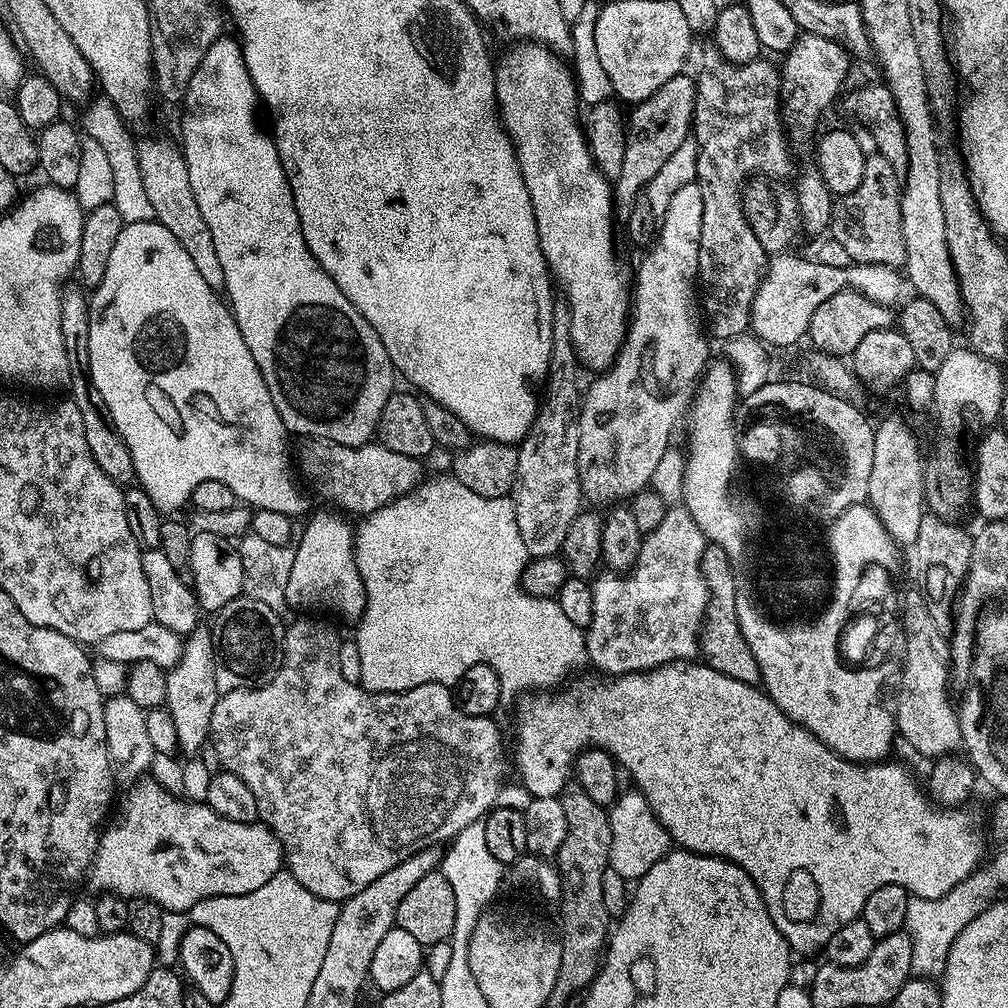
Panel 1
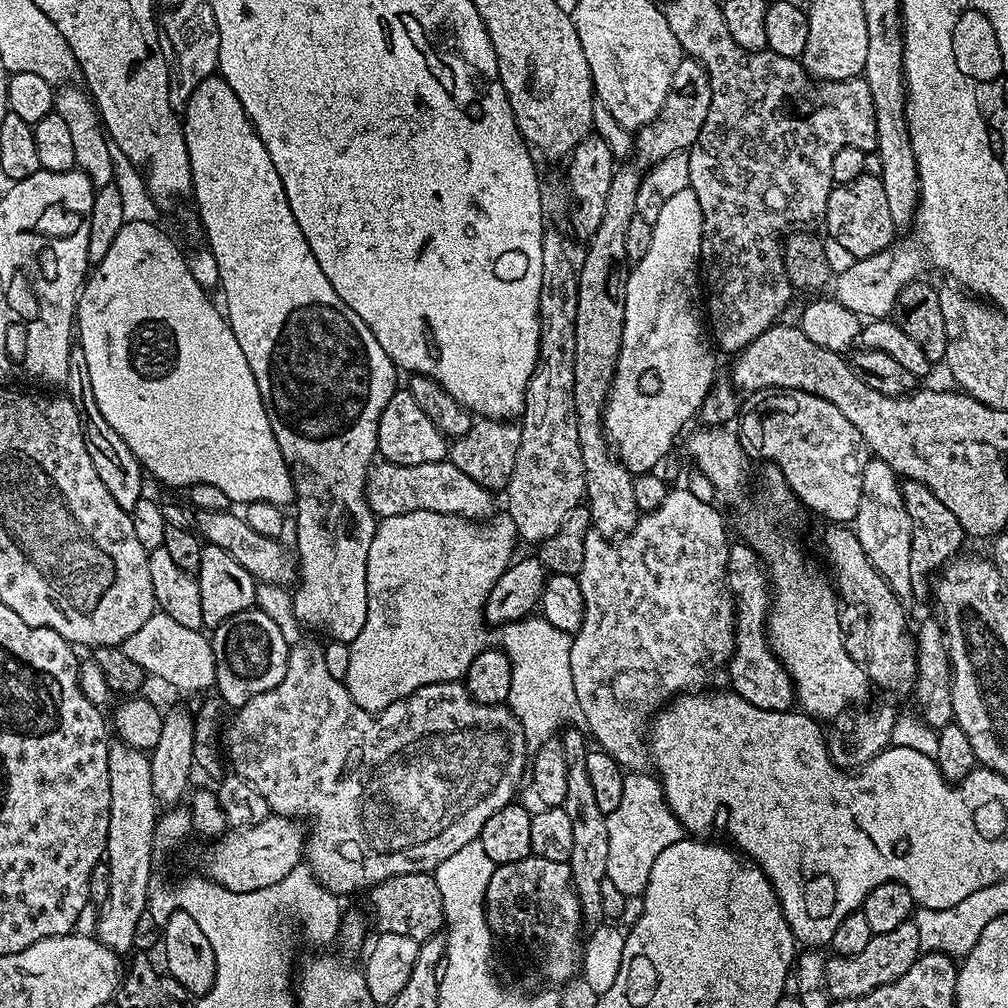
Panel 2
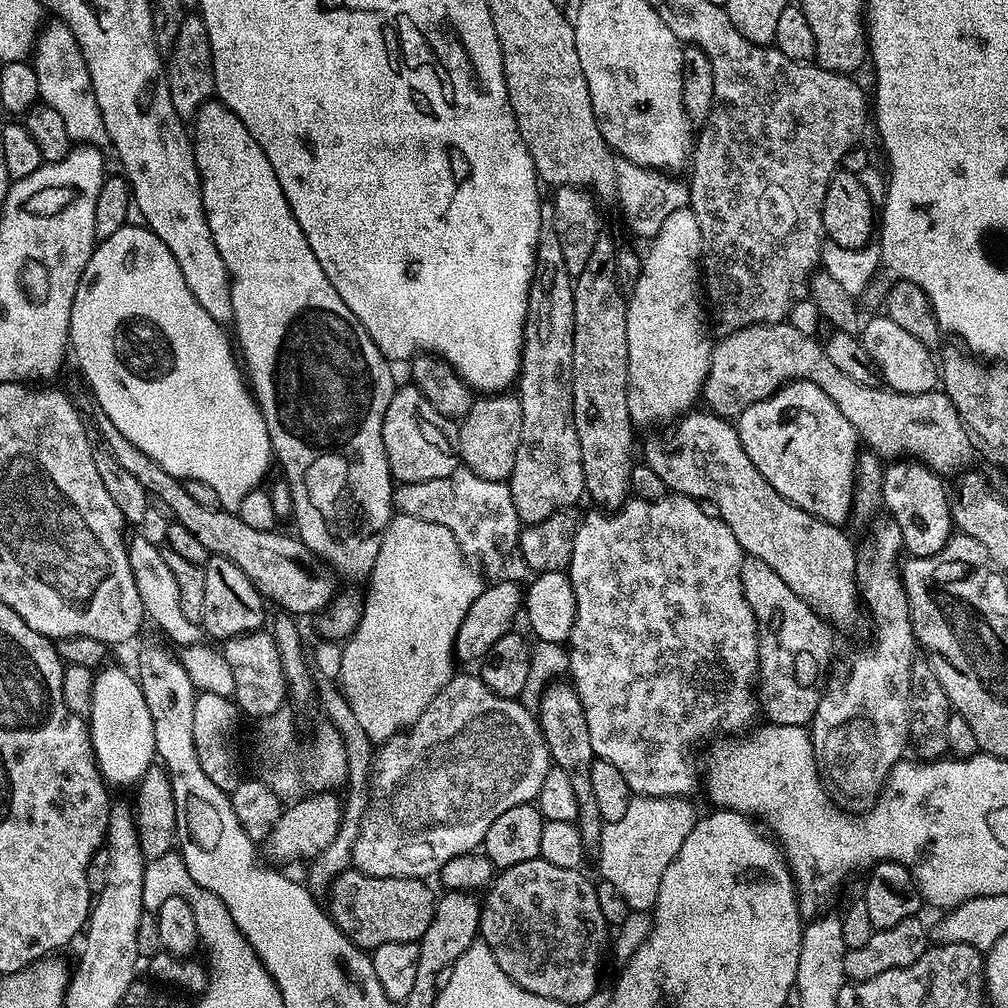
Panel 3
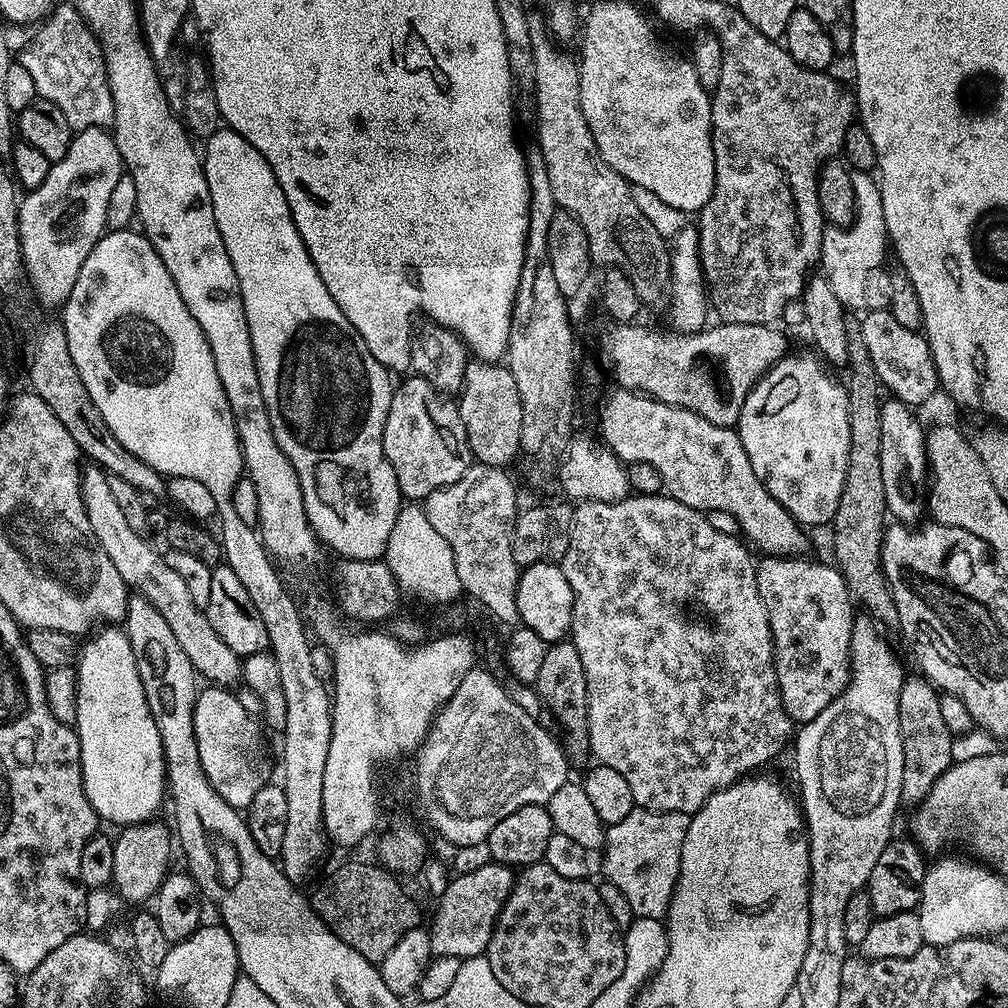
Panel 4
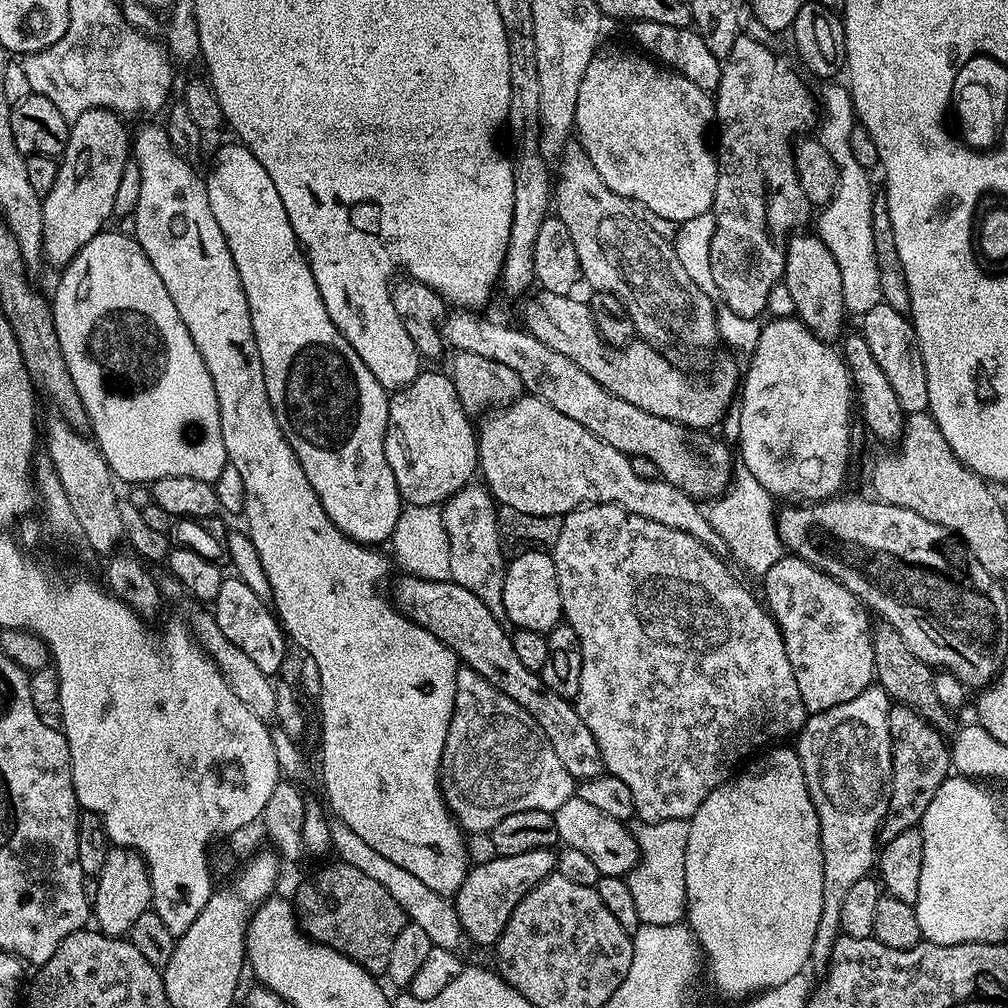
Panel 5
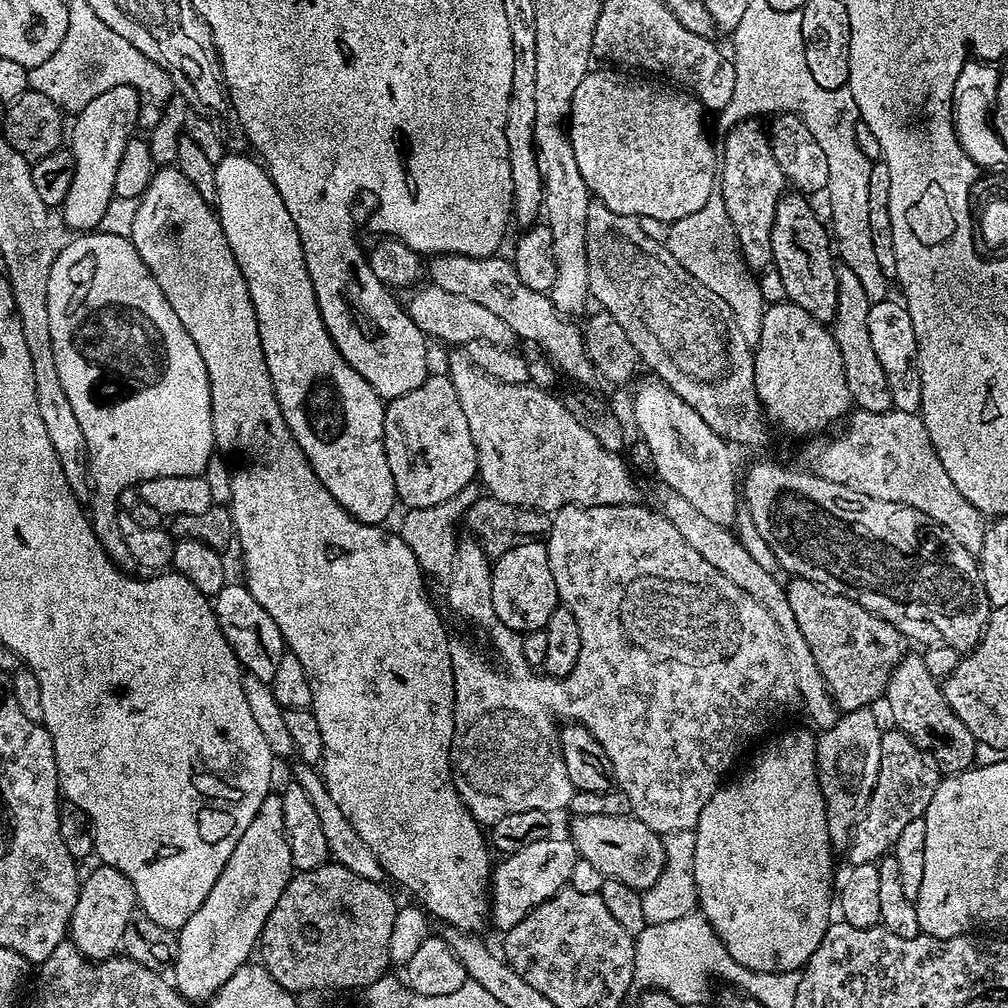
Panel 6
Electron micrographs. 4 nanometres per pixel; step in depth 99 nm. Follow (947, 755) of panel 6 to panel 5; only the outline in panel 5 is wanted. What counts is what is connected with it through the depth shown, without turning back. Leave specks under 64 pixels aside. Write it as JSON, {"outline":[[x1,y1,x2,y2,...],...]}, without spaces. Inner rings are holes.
{"outline":[[877,623,872,629,872,641,876,680,887,694,889,701,914,709,924,720,938,729,941,735,953,735,957,731,958,722,955,722,955,715,938,700,937,691,934,690,933,669,929,668,926,662,919,660,914,650,910,650,910,646,906,646,902,634,898,634,898,630,894,630,892,624]]}

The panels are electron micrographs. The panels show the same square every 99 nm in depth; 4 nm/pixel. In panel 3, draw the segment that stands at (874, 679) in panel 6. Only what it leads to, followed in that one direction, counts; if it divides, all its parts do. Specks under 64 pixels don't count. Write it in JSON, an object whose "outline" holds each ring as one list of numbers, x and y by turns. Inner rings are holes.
{"outline":[[745,555,740,577,760,634,759,711,774,724,796,729,811,725,822,695,820,679,832,660,833,625,794,594,762,558]]}

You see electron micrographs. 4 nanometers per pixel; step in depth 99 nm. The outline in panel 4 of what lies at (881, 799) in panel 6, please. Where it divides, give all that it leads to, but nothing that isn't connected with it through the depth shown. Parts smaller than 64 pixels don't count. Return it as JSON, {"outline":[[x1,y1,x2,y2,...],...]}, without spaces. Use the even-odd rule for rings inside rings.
{"outline":[[922,674,909,675,902,686,902,694,898,694,898,726,902,734,902,790,900,791,901,805,915,806,921,804,932,794,932,787,946,774,948,767,953,764,951,744,954,739,950,730,946,730,946,722,942,719,941,693]]}

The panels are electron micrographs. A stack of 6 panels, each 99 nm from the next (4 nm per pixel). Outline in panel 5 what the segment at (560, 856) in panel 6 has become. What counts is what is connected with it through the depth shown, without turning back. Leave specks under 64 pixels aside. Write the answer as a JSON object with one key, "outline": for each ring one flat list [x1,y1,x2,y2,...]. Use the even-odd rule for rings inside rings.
{"outline":[[552,848,526,850,526,854,493,855,491,859,481,864,473,863,462,886,454,894,454,905,465,937,471,943,473,940,476,944,488,946,495,945,502,930,506,930,506,922,510,922,514,906,522,902,524,895,557,871,557,853]]}

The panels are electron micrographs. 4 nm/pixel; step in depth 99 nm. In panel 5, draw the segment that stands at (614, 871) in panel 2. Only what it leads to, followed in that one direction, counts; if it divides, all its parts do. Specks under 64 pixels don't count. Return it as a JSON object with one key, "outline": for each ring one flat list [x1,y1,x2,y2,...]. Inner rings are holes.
{"outline":[[667,819,662,823,639,823,636,842,641,854,641,863,629,869,626,876,634,906,637,907,641,924,672,925,679,923,686,914,687,904,685,858,689,842,688,820]]}

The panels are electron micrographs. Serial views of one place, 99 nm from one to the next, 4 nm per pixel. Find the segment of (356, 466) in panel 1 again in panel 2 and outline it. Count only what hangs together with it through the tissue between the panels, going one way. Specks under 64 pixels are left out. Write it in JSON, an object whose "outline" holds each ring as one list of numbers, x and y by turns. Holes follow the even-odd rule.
{"outline":[[445,458,438,462,426,462,422,466,398,466,380,462,369,471,368,484,364,488,368,505,378,518,397,516,414,510,434,510,451,516,462,516,473,522,483,521,493,515,493,493,478,486,474,478,462,474,458,466]]}

